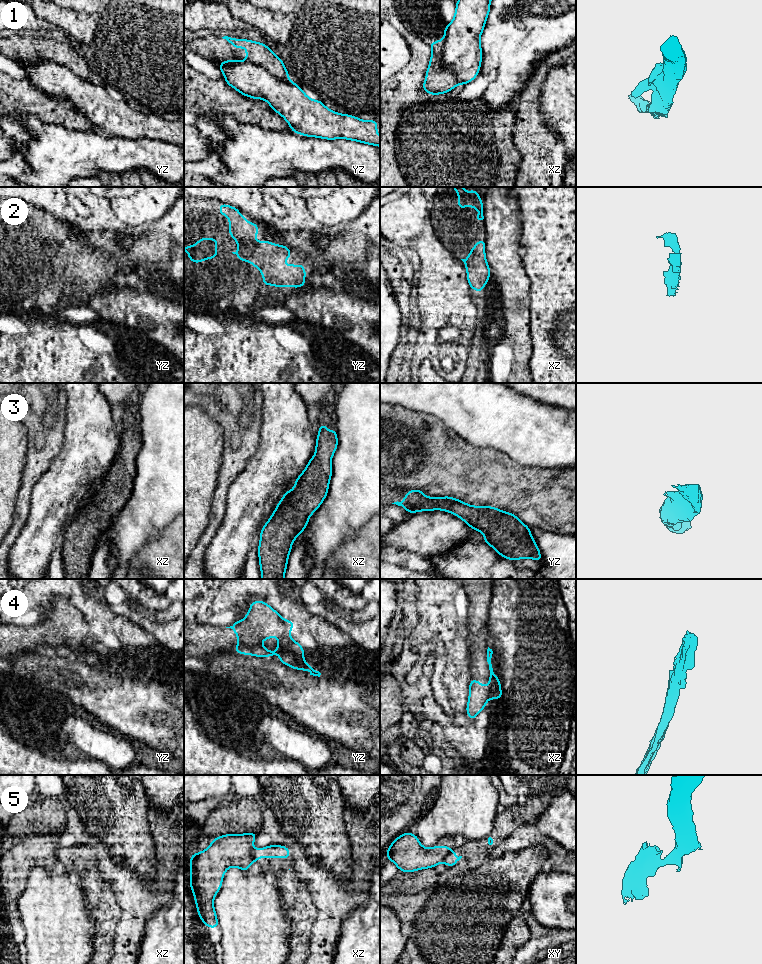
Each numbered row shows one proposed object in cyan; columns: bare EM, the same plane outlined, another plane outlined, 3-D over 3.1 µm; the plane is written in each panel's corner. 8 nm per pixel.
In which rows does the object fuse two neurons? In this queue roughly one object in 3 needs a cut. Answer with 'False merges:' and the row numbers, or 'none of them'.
False merges: 1, 5

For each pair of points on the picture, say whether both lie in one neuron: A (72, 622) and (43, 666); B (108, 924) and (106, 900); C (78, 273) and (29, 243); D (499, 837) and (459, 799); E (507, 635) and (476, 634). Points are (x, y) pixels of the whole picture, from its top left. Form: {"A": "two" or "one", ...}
{"A": "two", "B": "one", "C": "one", "D": "two", "E": "two"}

